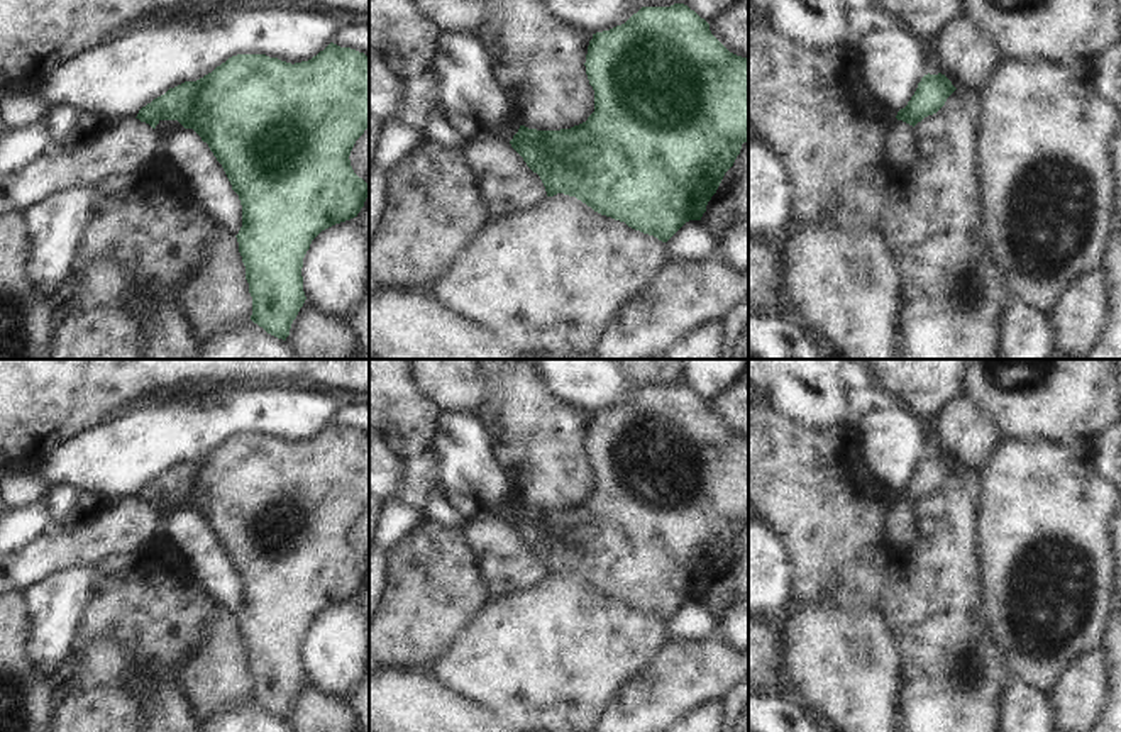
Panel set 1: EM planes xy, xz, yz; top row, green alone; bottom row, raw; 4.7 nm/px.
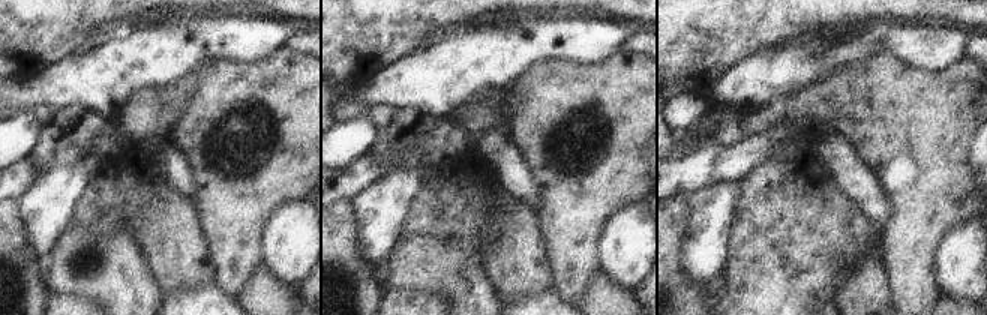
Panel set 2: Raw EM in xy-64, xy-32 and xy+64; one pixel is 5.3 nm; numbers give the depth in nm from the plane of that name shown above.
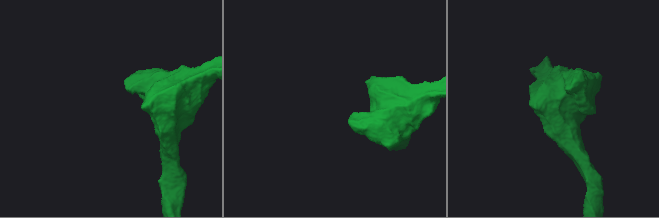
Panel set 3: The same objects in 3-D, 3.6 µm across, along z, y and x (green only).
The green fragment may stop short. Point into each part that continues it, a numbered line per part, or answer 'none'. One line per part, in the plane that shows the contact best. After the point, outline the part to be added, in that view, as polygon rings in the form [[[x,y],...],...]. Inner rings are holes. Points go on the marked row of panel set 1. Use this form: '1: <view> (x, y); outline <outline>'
none

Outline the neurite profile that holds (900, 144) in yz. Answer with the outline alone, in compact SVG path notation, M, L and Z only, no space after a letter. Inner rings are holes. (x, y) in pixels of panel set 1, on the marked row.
M894 119L884 136L882 159L892 169L906 169L918 156L918 141L914 137L914 127Z

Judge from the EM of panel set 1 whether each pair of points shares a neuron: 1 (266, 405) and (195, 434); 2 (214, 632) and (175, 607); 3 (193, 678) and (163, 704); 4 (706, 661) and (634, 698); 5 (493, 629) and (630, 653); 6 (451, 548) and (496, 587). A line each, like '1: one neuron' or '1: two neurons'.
1: one neuron
2: two neurons
3: two neurons
4: one neuron
5: one neuron
6: two neurons

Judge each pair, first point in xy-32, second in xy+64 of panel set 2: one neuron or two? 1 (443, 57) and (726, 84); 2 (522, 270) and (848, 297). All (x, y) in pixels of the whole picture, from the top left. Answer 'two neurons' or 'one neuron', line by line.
1: one neuron
2: one neuron

